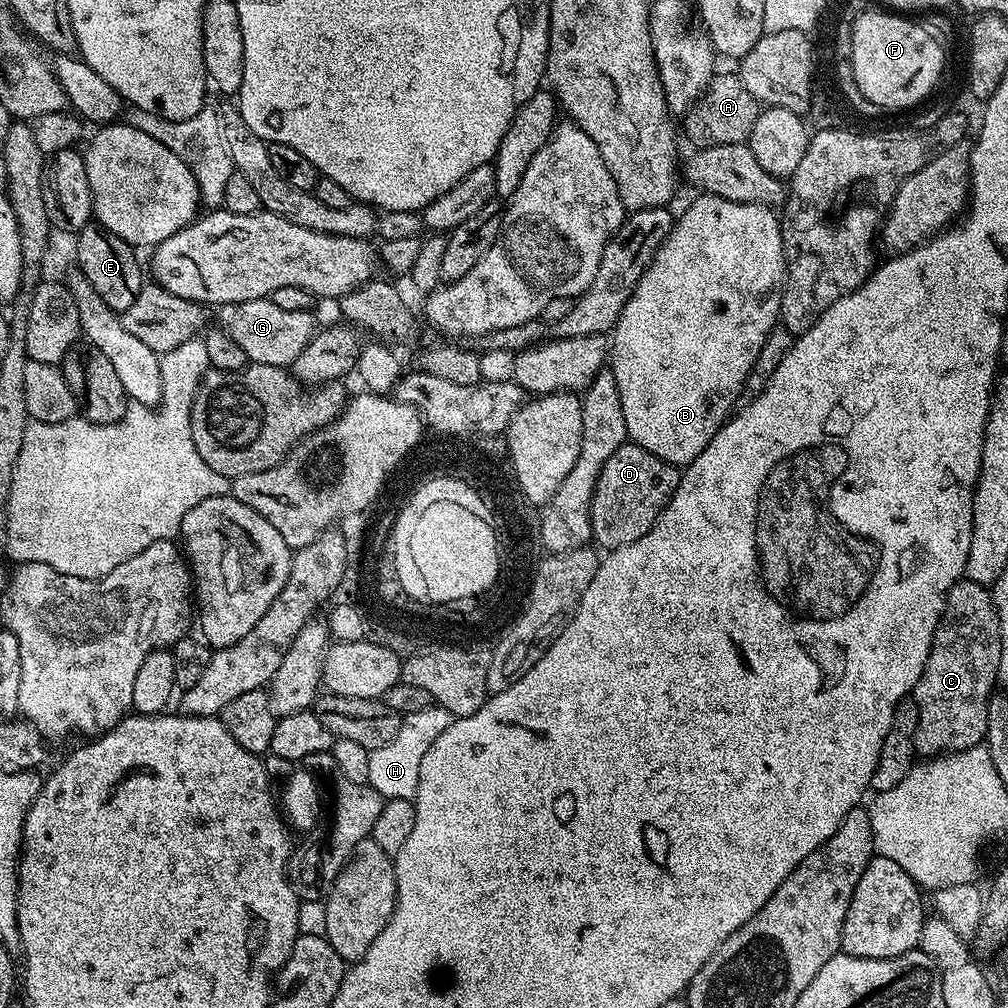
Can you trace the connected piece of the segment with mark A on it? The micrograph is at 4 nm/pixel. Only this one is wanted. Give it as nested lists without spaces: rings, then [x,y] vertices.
[[[716,74],[713,75],[700,97],[693,102],[692,107],[683,113],[682,132],[683,135],[685,132],[693,140],[693,145],[701,148],[723,144],[742,144],[747,141],[750,130],[754,130],[754,122],[760,111],[762,111],[761,105],[754,98],[754,94],[750,94],[750,90],[742,86],[739,75]]]

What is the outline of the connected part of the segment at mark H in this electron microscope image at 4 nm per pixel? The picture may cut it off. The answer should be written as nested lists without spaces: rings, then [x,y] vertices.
[[[431,704],[426,710],[417,710],[415,714],[406,714],[400,721],[398,734],[386,746],[373,748],[369,751],[370,778],[368,784],[385,800],[394,798],[406,798],[415,801],[418,790],[418,770],[422,770],[422,758],[426,758],[426,750],[434,746],[434,738],[446,730],[453,721],[450,710],[446,710],[441,704]]]

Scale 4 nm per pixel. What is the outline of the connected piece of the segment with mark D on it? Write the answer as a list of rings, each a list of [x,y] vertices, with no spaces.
[[[626,442],[614,450],[614,454],[606,458],[606,466],[602,466],[594,486],[590,506],[592,540],[604,550],[638,542],[638,538],[642,538],[642,534],[650,531],[659,520],[660,513],[678,486],[680,474],[681,469],[677,465],[650,454],[650,450],[642,450],[642,446],[637,444]]]

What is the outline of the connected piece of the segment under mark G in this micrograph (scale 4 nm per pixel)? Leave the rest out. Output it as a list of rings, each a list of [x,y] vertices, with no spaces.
[[[269,297],[244,302],[237,305],[231,312],[233,314],[230,325],[228,325],[228,331],[234,338],[234,342],[237,342],[242,350],[246,351],[248,360],[255,364],[289,367],[316,332],[316,325],[314,326],[313,313],[311,311],[288,311],[279,309]]]

